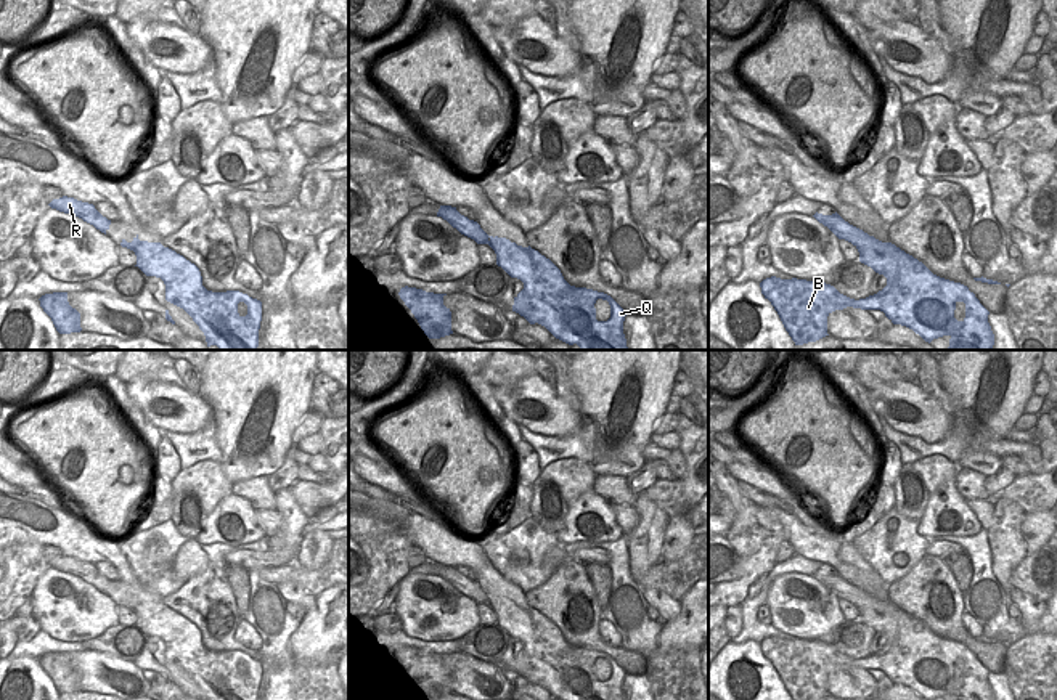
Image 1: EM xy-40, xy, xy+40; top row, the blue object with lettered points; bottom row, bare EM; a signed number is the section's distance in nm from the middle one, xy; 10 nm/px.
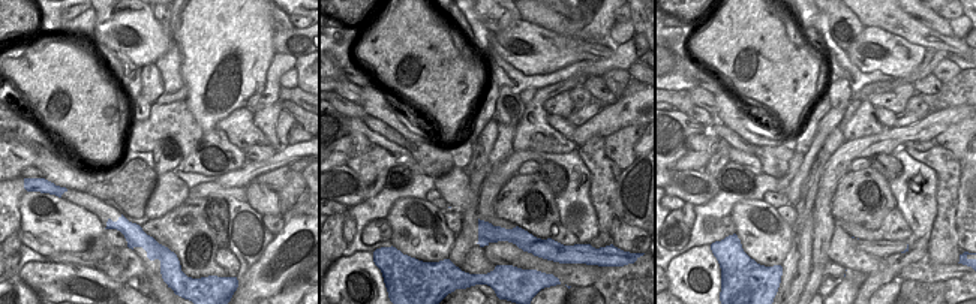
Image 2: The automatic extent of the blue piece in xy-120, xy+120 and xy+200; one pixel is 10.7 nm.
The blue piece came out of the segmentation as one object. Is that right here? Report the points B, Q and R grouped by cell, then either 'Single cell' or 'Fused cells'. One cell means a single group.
Groups: B Q / R. Fused cells.

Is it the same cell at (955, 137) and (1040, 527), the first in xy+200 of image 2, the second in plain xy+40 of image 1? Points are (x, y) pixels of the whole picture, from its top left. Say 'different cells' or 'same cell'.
same cell

